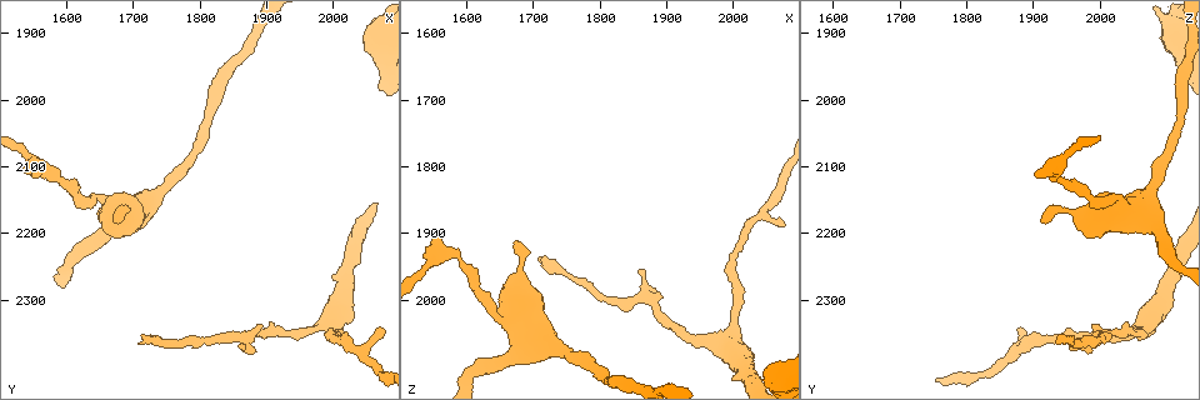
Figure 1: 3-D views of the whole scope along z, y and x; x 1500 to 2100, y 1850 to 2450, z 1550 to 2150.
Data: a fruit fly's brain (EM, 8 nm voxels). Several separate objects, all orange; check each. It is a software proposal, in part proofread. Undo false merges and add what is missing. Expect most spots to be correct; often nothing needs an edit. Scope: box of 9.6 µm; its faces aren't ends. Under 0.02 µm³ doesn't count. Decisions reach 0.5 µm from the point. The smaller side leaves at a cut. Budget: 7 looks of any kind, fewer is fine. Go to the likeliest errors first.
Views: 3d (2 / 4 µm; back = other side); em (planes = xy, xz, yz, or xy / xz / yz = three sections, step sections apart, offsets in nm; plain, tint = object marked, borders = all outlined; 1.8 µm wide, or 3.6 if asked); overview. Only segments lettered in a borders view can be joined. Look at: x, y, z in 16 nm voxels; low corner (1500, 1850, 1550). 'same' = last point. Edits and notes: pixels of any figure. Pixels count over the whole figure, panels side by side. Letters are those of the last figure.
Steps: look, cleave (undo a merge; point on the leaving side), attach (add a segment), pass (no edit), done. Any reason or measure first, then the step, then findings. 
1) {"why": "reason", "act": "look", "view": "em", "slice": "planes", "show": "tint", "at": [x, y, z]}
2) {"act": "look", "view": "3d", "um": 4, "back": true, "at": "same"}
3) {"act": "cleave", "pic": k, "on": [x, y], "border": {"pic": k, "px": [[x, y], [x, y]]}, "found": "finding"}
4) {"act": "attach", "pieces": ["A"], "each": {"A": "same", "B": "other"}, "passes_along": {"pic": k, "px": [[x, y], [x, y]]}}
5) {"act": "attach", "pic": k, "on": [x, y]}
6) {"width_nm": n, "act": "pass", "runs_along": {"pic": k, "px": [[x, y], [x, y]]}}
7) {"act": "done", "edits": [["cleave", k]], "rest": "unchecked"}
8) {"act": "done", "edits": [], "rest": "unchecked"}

{"why": "branch stops here", "act": "look", "view": "3d", "um": 2, "at": [1670, 2185, 1915]}

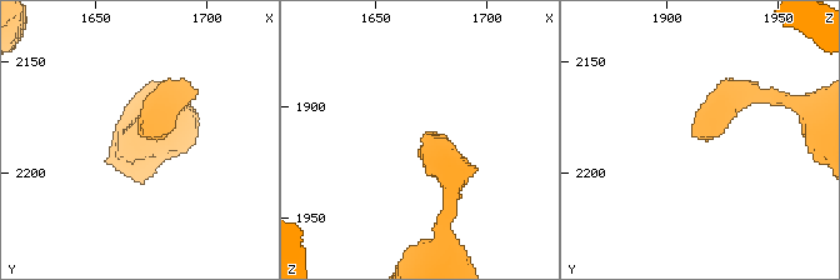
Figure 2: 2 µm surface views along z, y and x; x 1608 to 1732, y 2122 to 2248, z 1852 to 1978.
{"act": "look", "view": "em", "slice": "planes", "show": "tint", "at": [1673, 2184, 1917]}

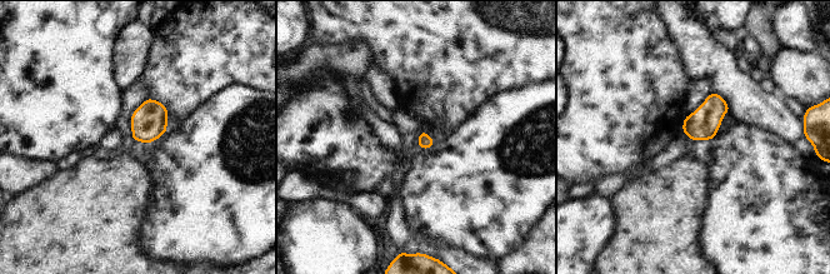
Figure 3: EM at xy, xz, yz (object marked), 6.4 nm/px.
{"why": "what lies round it", "act": "look", "view": "em", "slice": "planes", "show": "borders", "at": "same"}

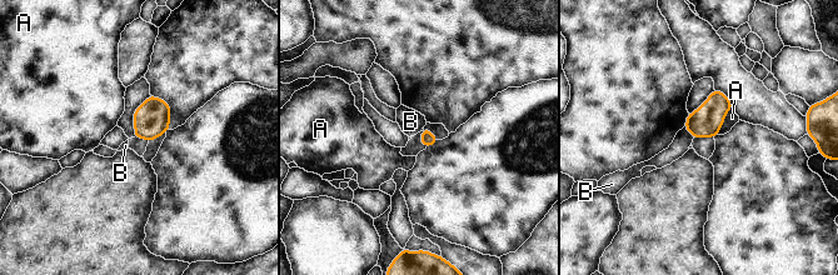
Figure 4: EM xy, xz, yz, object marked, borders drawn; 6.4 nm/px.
{"act": "pass", "each": {"A": "other", "B": "other"}, "border": {"pic": 4, "px": [[684, 125], [693, 138]]}, "found": "no lettered segment goes on from it"}

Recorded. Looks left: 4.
{"why": "free end", "act": "look", "view": "em", "slice": "yz", "step": 8, "show": "tint", "at": [1710, 2365, 1935]}

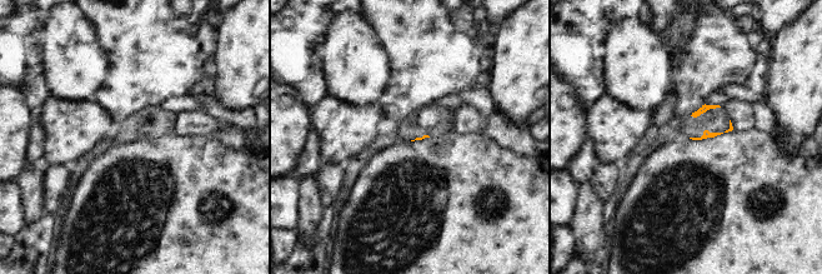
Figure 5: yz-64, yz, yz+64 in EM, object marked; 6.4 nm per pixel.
{"why": "cut it another way", "act": "look", "view": "em", "slice": "planes", "show": "borders", "at": "same"}

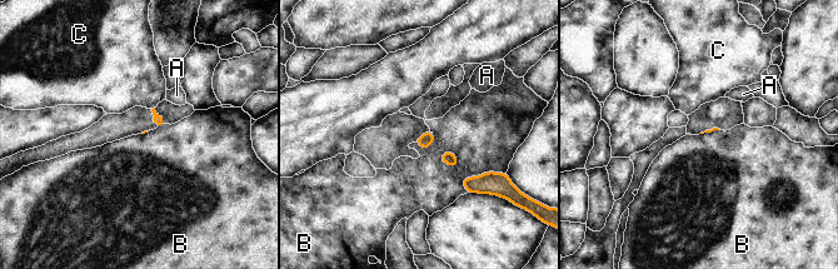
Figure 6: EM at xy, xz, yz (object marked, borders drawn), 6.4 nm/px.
{"act": "pass", "each": {"A": "other", "B": "other", "C": "other"}, "border": {"pic": 6, "px": [[443, 152], [442, 160], [455, 168]]}, "found": "none of them fits"}

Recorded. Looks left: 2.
{"why": "an open end", "act": "look", "view": "em", "slice": "xz", "step": 8, "show": "borders", "at": [1860, 2365, 1955]}

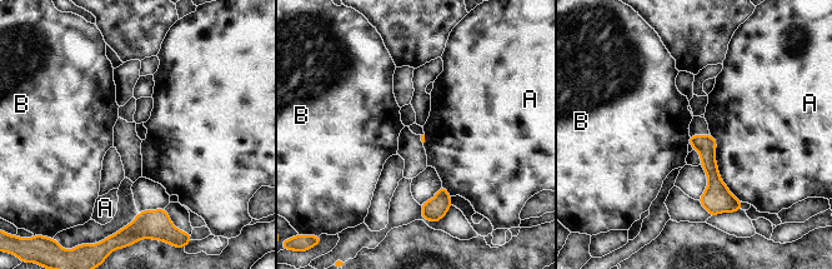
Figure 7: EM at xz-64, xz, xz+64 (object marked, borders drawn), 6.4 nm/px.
{"act": "look", "view": "em", "slice": "planes", "show": "borders", "at": "same"}

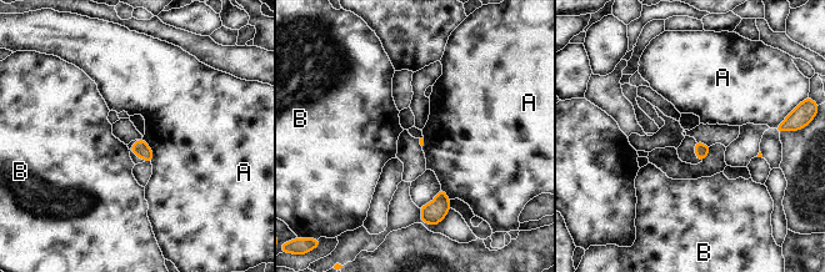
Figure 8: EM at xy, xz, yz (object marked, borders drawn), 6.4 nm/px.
{"act": "pass", "each": {"A": "other", "B": "other"}, "border": {"pic": 8, "px": [[143, 137], [151, 150], [151, 161]]}, "found": "no lettered segment goes on from it"}

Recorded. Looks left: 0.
{"act": "done", "edits": [], "rest": "unchecked"}

